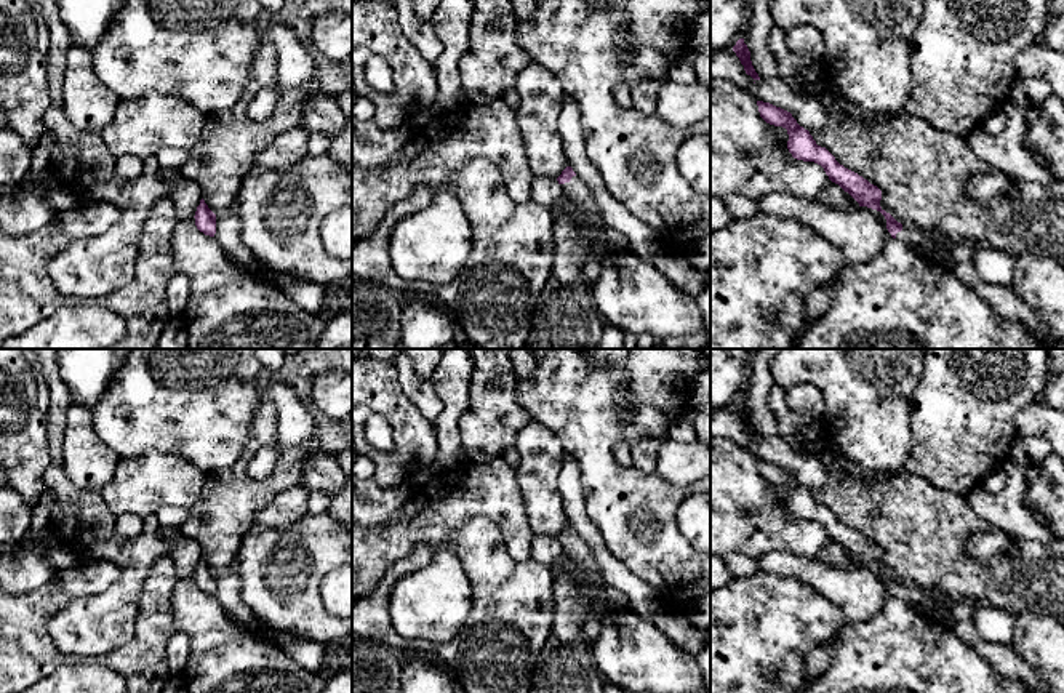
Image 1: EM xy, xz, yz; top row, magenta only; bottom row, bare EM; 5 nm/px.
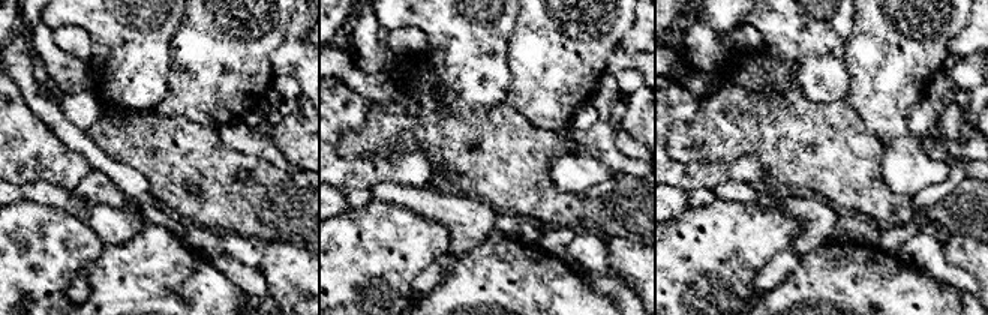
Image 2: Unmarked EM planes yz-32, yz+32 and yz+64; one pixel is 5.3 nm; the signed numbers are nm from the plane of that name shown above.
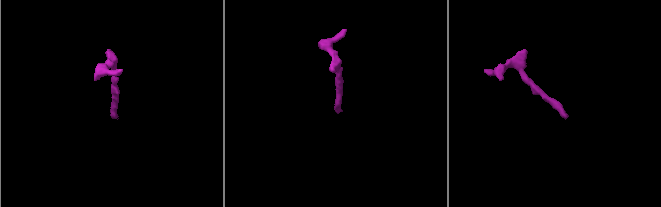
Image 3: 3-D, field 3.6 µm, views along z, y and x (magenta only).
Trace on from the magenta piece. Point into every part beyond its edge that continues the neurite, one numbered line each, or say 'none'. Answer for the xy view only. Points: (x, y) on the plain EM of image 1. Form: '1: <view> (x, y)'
none

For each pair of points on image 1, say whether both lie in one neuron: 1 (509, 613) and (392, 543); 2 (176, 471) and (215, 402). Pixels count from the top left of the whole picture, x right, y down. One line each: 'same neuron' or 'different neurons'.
1: different neurons
2: different neurons

